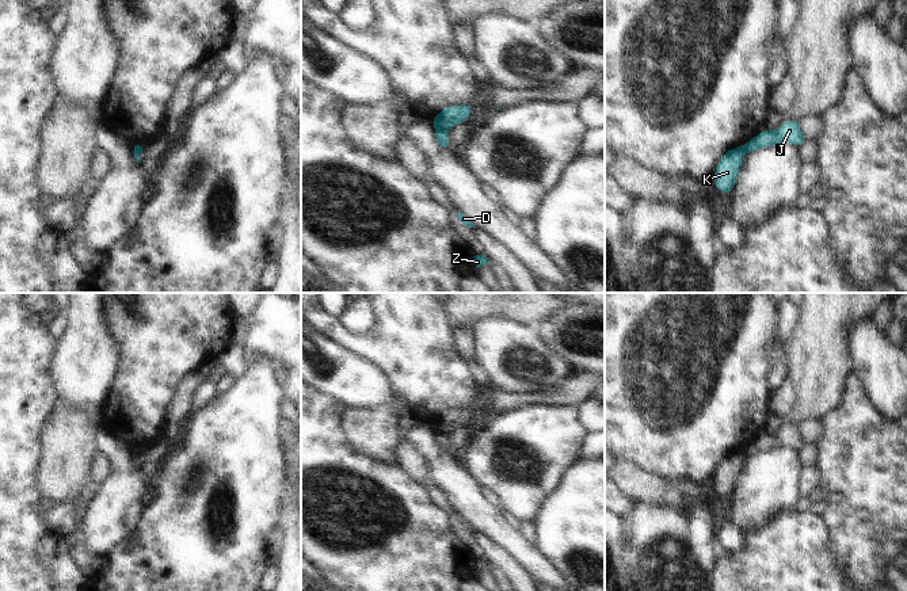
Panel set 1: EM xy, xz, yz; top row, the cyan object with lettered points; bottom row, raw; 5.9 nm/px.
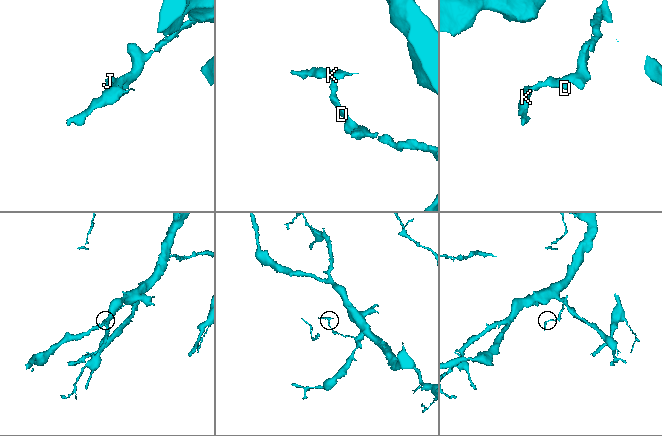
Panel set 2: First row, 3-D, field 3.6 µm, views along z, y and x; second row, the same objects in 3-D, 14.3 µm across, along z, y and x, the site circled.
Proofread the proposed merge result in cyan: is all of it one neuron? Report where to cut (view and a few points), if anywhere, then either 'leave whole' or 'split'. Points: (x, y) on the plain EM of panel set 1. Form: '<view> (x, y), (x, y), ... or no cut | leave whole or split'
xz (437, 431), (446, 434) | split

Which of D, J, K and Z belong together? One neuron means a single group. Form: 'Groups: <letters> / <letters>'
Groups: D J Z / K.

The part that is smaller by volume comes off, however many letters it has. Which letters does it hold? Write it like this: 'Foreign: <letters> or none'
Foreign: K

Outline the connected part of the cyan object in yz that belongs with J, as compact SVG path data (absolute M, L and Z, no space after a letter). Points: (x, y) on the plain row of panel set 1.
M786 423L777 434L765 432L757 441L747 445L744 454L751 457L773 449L790 446L803 450L808 443L804 441L797 423Z

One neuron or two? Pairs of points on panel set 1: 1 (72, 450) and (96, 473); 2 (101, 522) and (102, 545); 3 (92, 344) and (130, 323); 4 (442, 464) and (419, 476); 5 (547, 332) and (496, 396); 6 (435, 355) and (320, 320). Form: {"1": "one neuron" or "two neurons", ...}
{"1": "two neurons", "2": "one neuron", "3": "two neurons", "4": "two neurons", "5": "two neurons", "6": "one neuron"}

